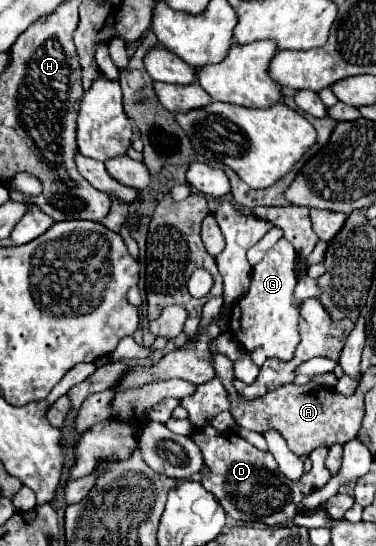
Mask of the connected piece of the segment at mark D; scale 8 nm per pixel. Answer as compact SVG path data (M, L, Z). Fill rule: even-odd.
M205 427L195 431L191 437L203 451L203 461L209 467L209 475L201 477L205 489L209 489L227 515L237 521L261 521L265 525L281 525L295 517L297 505L307 497L313 489L321 489L329 479L329 471L325 467L327 447L317 447L311 453L313 469L305 473L299 481L289 481L277 467L275 457L269 451L259 451L245 439L241 439L235 431L217 431L213 427Z

